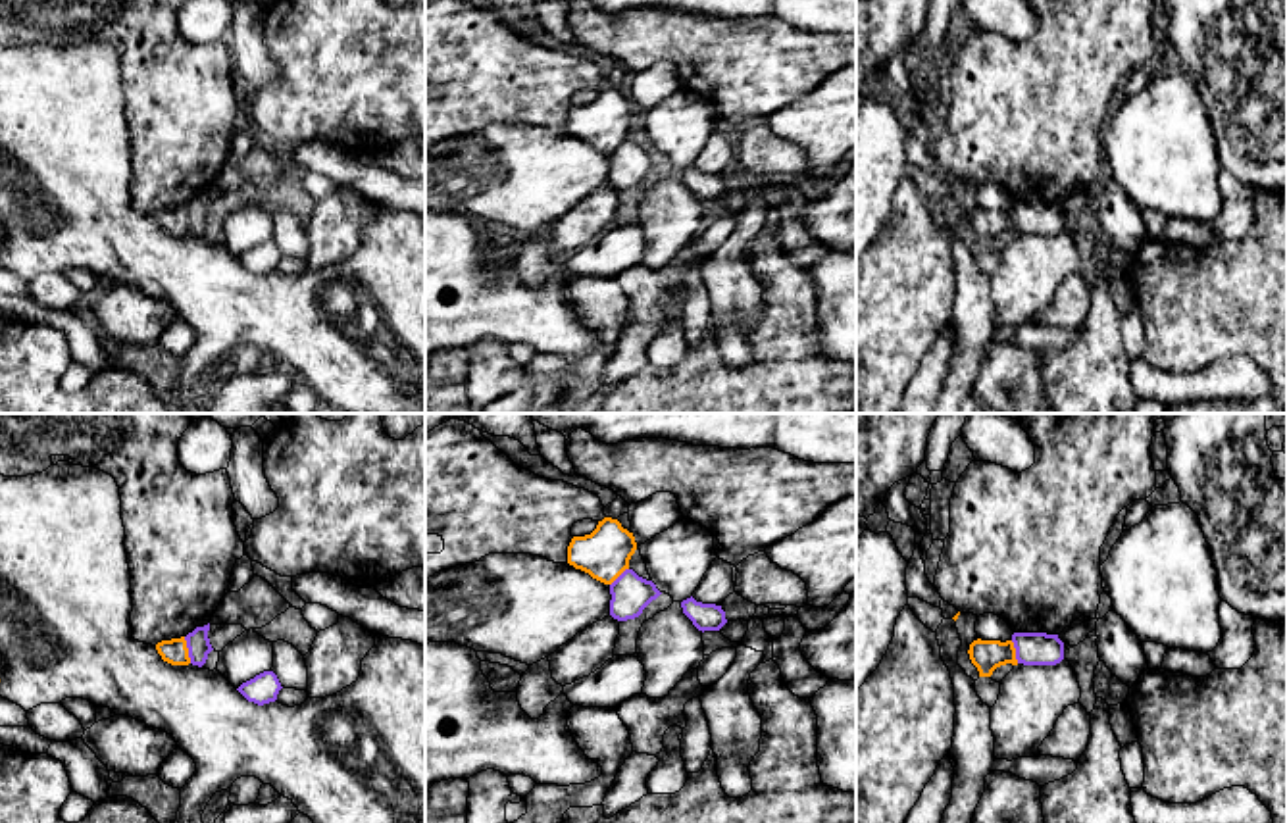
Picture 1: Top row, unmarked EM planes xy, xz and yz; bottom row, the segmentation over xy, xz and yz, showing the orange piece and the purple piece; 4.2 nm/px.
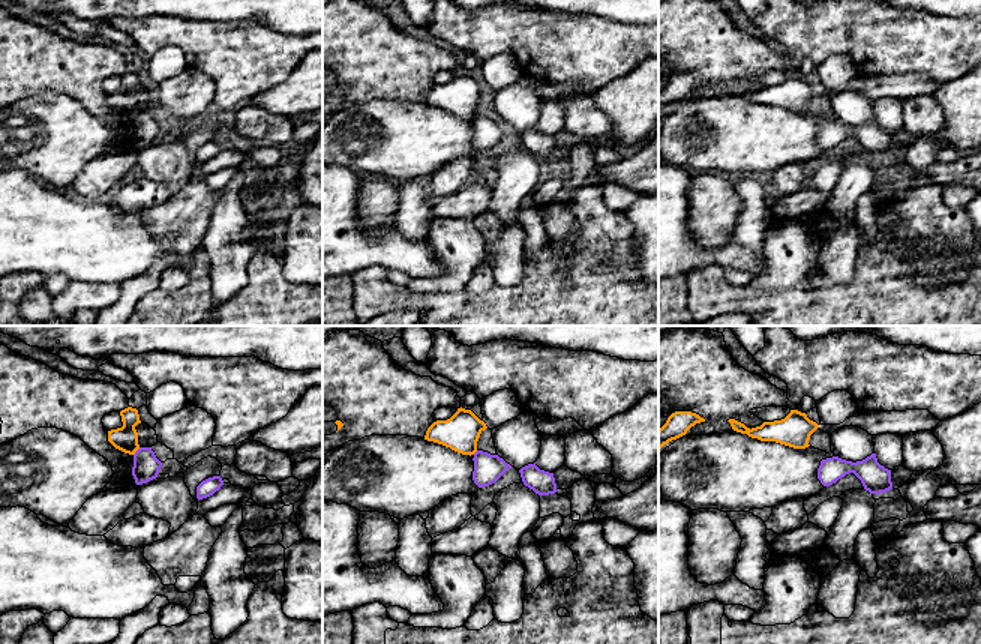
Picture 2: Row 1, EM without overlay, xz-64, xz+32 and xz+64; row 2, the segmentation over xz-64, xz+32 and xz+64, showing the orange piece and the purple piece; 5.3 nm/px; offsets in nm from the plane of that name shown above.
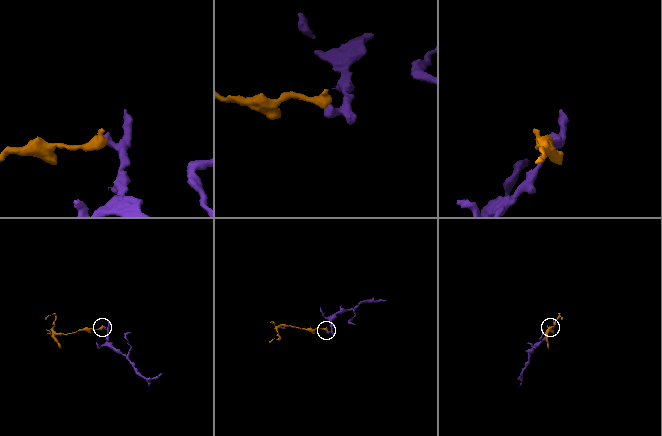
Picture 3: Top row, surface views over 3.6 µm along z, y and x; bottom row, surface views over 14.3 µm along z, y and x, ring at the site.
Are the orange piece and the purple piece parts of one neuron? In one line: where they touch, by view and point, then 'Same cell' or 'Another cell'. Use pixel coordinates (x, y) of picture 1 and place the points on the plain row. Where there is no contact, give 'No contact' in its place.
Touches orange at xy (187, 220). Another cell

